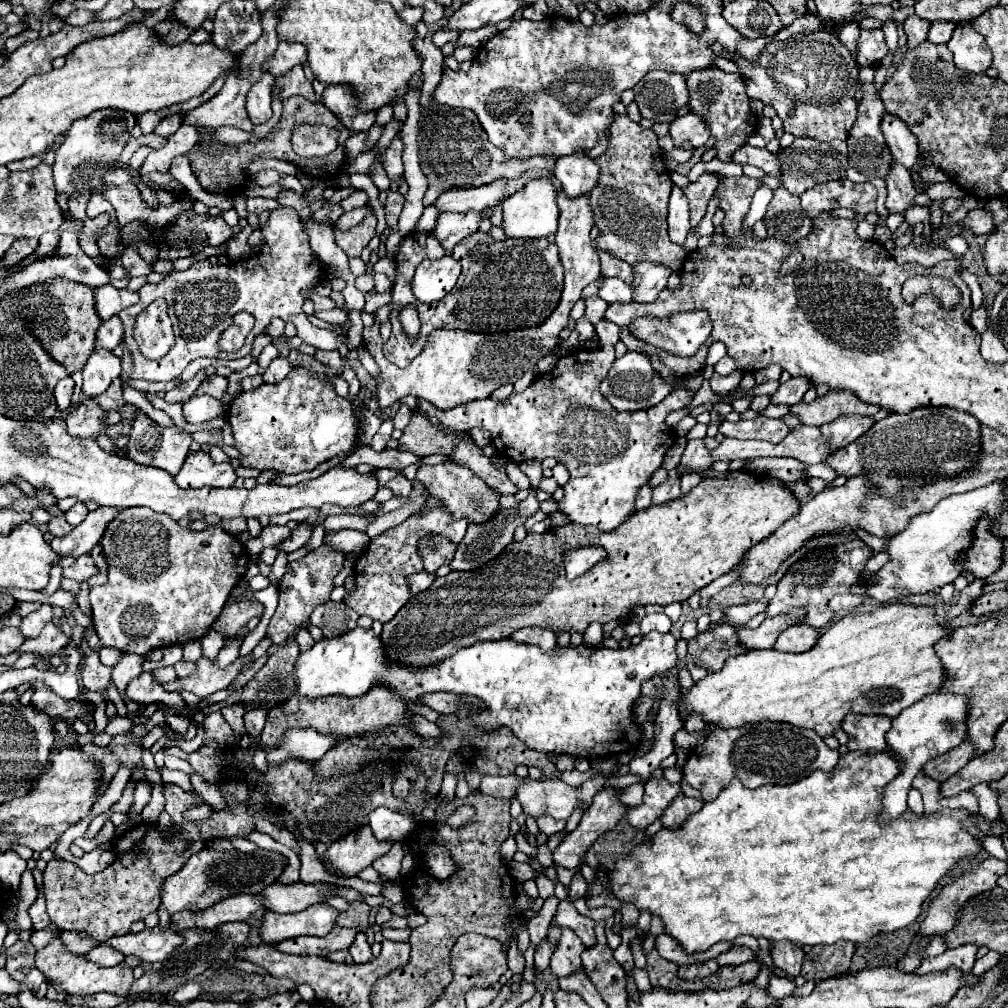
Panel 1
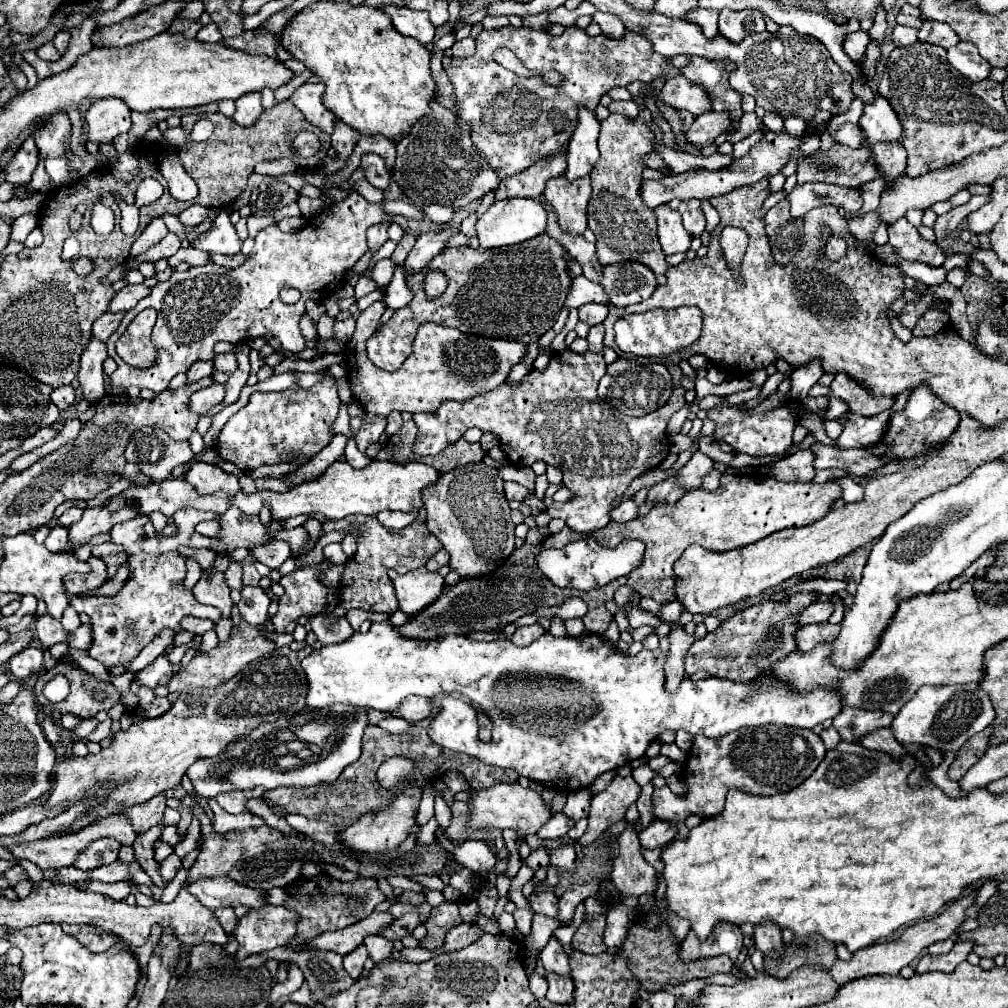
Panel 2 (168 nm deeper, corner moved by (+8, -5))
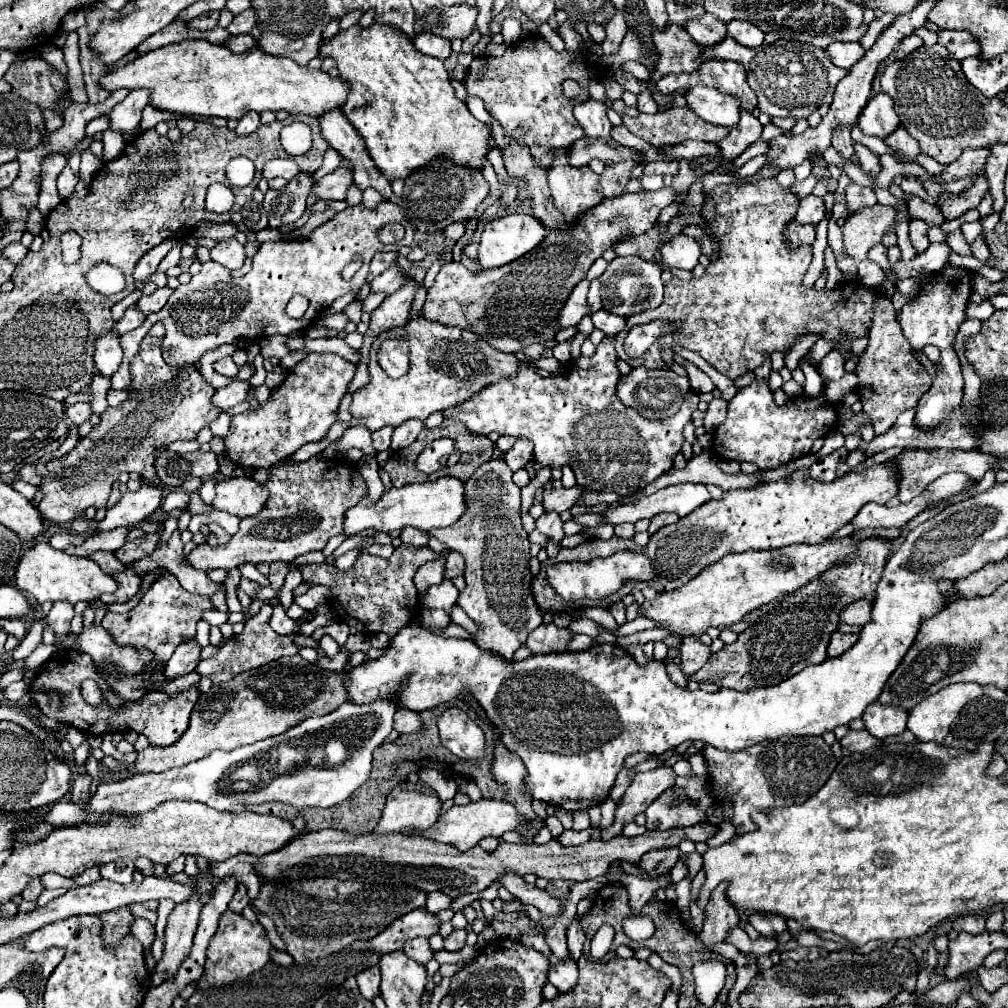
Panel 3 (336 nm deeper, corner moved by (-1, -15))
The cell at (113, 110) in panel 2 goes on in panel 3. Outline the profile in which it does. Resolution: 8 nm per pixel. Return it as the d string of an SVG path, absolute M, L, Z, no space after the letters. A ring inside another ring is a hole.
M135 89L131 91L111 113L111 129L115 131L135 131L141 121L141 111L149 103L149 91L145 89Z

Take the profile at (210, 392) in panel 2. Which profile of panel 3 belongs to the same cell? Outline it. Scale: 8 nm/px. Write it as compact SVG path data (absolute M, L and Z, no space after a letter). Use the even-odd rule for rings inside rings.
M233 379L227 387L221 387L221 389L215 393L215 397L213 397L213 405L221 407L223 411L229 409L229 407L235 407L235 405L239 405L239 403L245 401L249 389L251 389L249 381Z

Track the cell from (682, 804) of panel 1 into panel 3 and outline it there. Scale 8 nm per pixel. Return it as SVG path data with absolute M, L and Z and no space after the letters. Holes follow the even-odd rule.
M673 847L673 849L665 849L665 851L649 851L645 853L639 861L637 861L637 867L643 869L649 879L655 879L659 877L661 873L667 873L671 871L671 867L675 865L675 861L679 859L679 849Z

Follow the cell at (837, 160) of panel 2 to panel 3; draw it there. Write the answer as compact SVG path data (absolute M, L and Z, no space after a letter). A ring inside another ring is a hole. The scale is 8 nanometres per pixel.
M965 149L957 161L945 167L945 175L937 175L937 181L955 181L965 175L973 175L985 167L991 149Z

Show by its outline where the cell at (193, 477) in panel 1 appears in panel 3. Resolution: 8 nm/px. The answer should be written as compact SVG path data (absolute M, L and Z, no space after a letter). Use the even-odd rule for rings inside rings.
M233 477L227 481L219 481L215 489L217 495L213 499L213 507L229 511L237 517L257 515L269 499L267 487L251 477Z

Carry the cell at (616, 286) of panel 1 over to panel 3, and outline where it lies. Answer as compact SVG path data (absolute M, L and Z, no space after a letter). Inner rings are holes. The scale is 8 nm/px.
M583 279L569 293L569 297L567 297L567 301L565 301L565 305L561 307L561 313L559 313L559 325L563 329L575 327L581 321L581 317L589 313L589 307L587 307L587 289L589 289L589 281Z

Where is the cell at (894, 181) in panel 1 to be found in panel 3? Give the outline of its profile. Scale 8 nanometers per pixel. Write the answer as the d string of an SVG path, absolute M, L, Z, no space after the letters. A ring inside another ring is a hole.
M899 125L893 133L889 133L885 137L885 143L893 149L897 149L901 155L905 155L909 161L915 159L915 155L919 153L919 143L905 131L903 125Z

